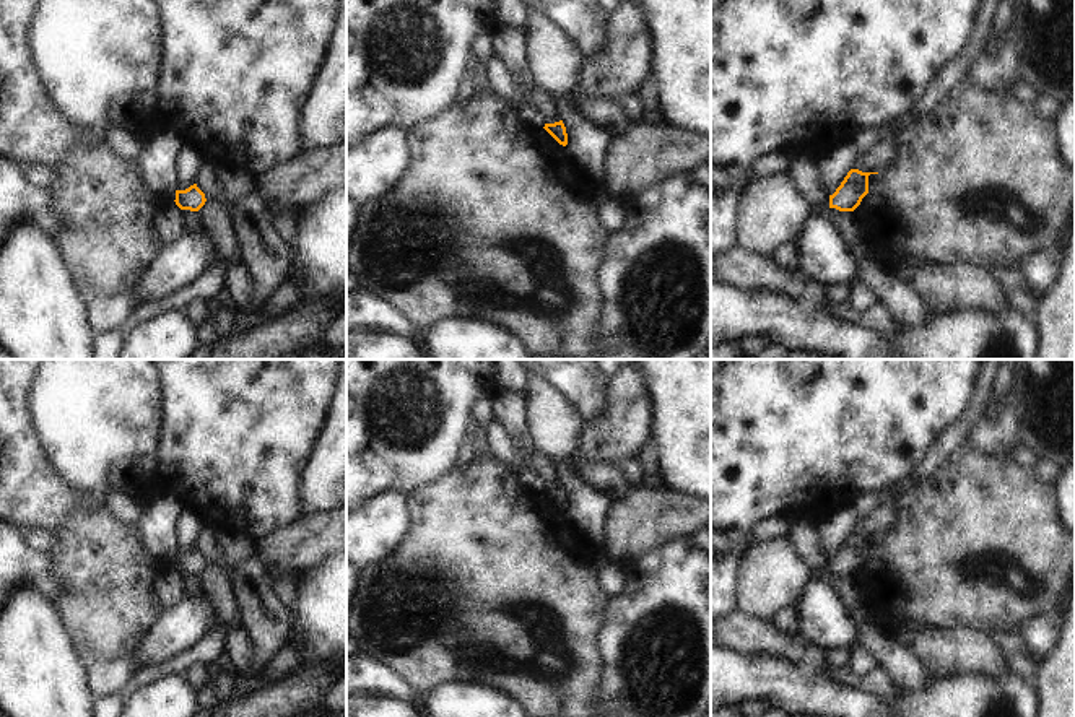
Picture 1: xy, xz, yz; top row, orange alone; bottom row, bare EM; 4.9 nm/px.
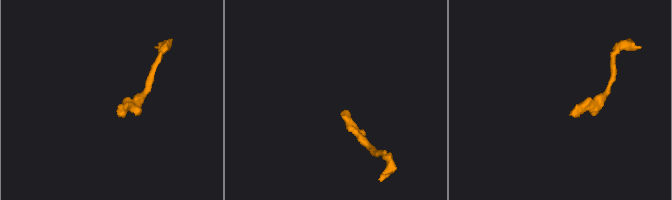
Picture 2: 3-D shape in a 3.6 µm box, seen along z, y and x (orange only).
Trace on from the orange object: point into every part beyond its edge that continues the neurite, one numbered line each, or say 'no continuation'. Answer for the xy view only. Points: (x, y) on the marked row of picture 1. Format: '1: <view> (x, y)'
no continuation

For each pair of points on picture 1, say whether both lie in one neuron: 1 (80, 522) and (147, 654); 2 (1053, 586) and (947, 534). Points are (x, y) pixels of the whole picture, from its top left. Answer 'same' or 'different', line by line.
1: different
2: same

